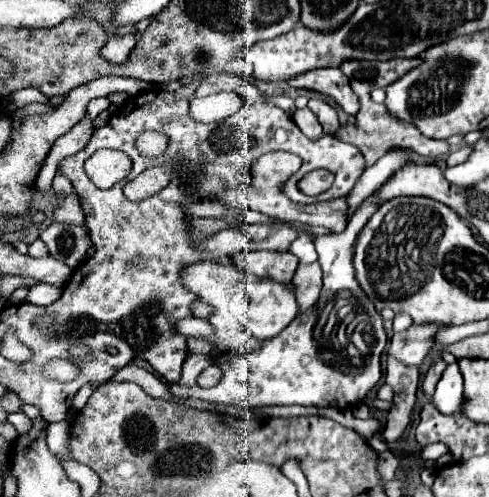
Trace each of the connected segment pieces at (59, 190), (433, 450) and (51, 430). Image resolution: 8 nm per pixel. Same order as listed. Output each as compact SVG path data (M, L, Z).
M55 175L55 179L53 179L53 191L57 193L57 195L65 195L65 193L71 193L73 191L73 187L71 187L71 183L69 183L69 179L65 177L65 175Z
M433 443L433 445L427 445L423 451L421 451L421 459L437 459L441 455L449 453L449 447L447 445L441 445L441 443Z
M65 421L49 423L49 427L47 427L47 447L51 449L51 453L57 455L57 457L63 457L63 459L71 459L67 445L69 445L69 425Z

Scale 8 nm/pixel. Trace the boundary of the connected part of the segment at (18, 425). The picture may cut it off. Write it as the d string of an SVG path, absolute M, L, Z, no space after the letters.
M11 413L11 415L7 417L7 421L9 421L9 423L13 423L13 425L15 425L15 429L17 429L19 433L29 431L29 425L31 425L31 419L29 419L25 413Z

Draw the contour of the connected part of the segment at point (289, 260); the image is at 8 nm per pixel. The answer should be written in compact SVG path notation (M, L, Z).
M255 251L255 253L237 253L233 257L235 265L241 271L249 271L261 277L269 277L277 283L291 283L297 271L297 257L289 251Z

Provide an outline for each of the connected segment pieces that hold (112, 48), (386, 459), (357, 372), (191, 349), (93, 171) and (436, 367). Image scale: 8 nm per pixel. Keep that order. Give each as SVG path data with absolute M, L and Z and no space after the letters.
M123 35L123 37L111 37L105 47L101 49L101 57L113 65L127 63L131 49L135 47L137 37L135 35Z
M391 452L378 455L378 472L381 473L381 481L391 481L395 477L399 460Z
M379 189L377 193L369 195L361 203L361 207L355 211L353 219L349 221L347 229L343 233L325 233L317 235L311 233L315 249L319 253L319 265L323 269L323 289L317 305L305 313L299 313L299 317L277 337L263 342L261 349L255 353L243 353L233 355L229 363L223 363L223 377L216 387L204 390L196 387L171 384L170 391L179 398L193 397L213 403L225 403L235 407L271 407L271 405L315 405L315 407L353 407L363 401L363 397L377 385L381 379L381 353L387 345L387 335L383 331L381 315L377 313L375 305L365 297L363 289L359 287L355 279L355 271L351 265L351 247L359 235L359 231L365 227L369 217L379 209Z
M189 338L187 349L189 354L209 355L211 352L211 346L202 338Z
M99 149L85 161L85 173L99 189L111 189L131 173L131 161L121 151Z
M437 361L437 363L433 363L433 365L429 367L429 371L427 371L425 379L423 379L423 391L425 391L429 397L433 395L435 385L437 385L437 381L439 381L439 377L441 377L441 373L443 373L445 367L447 367L447 363L443 363L443 361Z

